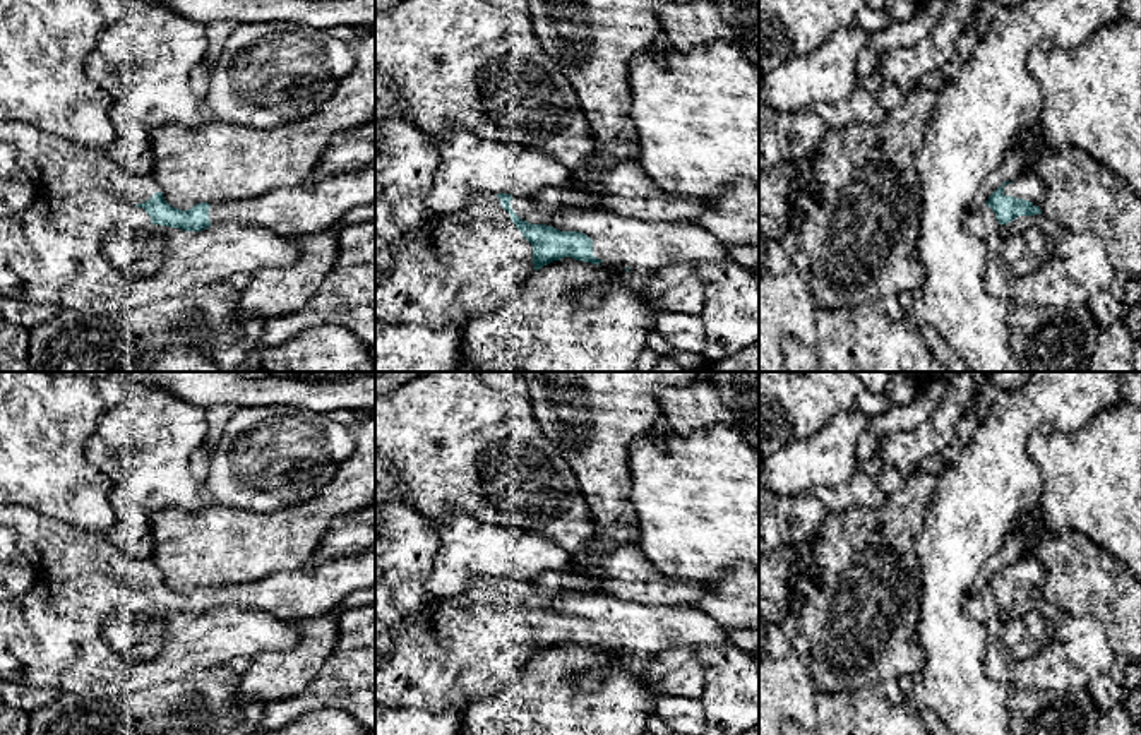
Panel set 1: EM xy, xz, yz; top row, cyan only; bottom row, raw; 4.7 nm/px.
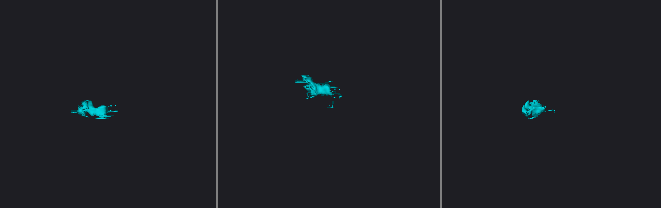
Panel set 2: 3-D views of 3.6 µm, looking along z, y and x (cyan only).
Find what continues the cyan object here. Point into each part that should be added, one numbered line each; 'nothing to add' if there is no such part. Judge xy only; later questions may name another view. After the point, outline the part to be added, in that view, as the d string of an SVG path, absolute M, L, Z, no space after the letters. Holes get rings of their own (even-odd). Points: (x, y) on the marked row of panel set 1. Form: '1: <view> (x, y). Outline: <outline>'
1: xy (59, 168). Outline: M0 122L0 142L17 149L17 161L46 197L103 190L127 204L163 192L151 175L134 175L103 152L51 135L26 122Z
2: xy (310, 208). Outline: M375 163L259 197L214 202L209 221L254 224L283 236L314 235L341 224L343 216L375 202Z

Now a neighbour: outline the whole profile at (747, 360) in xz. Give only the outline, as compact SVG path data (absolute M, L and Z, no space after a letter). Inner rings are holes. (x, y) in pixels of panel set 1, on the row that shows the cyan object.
M759 343L744 348L730 358L706 362L696 372L759 372Z

